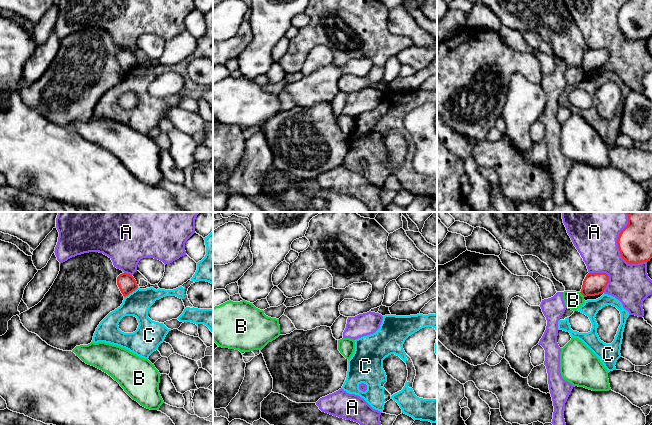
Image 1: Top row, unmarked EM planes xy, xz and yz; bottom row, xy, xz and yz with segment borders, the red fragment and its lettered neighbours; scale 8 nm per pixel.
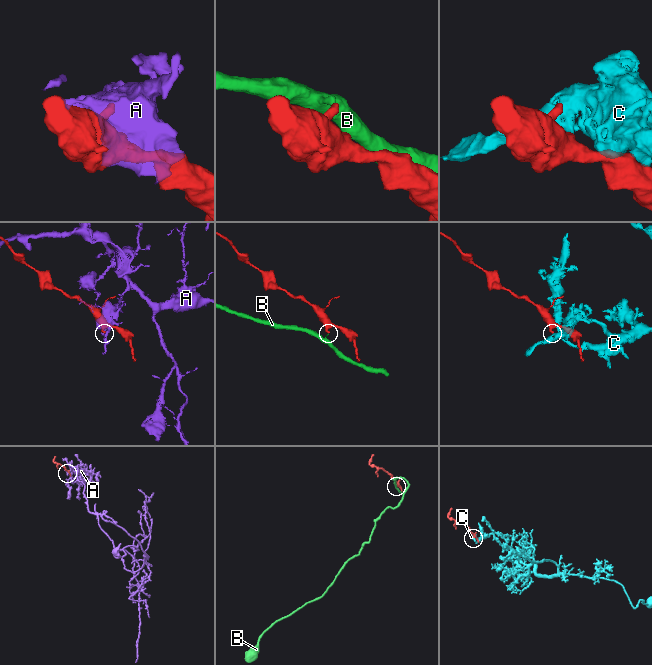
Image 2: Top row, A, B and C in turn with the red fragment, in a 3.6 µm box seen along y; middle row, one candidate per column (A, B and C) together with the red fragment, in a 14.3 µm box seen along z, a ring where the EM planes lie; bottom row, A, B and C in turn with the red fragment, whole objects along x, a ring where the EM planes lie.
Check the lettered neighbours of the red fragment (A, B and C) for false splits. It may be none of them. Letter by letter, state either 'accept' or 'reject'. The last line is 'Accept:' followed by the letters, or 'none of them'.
A: reject
B: reject
C: reject
Accept: none of them

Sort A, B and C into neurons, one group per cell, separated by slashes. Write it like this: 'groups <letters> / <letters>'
groups A / B / C

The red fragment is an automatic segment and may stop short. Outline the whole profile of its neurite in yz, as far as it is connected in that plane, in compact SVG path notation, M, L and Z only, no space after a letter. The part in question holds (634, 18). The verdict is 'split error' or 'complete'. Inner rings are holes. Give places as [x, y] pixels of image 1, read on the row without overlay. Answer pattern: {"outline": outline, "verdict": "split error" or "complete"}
{"outline": "M627 0L617 16L621 33L628 40L648 38L652 34L652 0Z", "verdict": "complete"}

